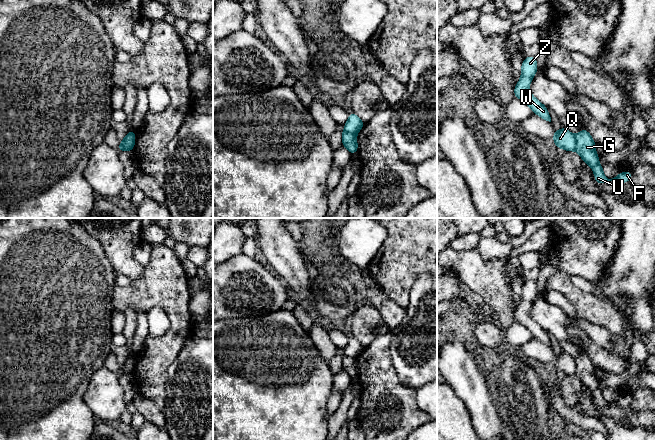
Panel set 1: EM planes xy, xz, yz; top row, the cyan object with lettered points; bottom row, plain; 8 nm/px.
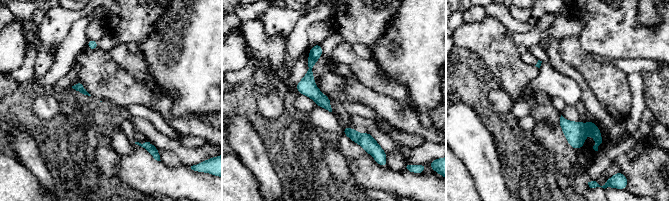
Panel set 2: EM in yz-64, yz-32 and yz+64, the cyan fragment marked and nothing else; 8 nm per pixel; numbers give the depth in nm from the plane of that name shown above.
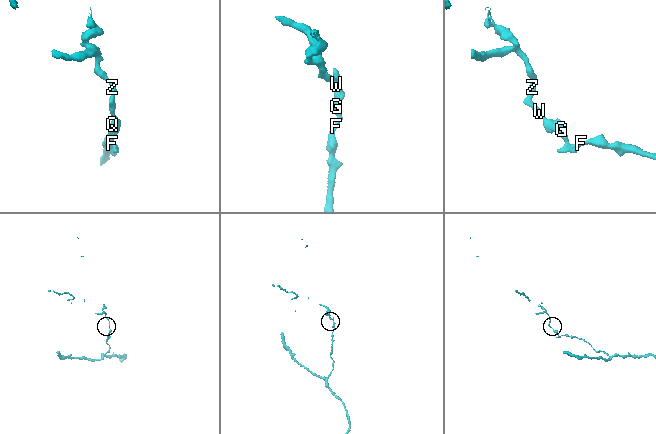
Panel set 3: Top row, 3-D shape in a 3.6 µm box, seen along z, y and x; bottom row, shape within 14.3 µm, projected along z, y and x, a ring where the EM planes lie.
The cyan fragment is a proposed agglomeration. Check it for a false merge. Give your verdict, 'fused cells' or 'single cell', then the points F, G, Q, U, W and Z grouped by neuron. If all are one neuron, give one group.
fused cells; groups F G U / Q W Z

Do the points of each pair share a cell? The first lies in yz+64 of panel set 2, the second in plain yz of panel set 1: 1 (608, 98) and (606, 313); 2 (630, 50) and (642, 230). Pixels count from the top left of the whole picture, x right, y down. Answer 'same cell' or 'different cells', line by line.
1: same cell
2: different cells

